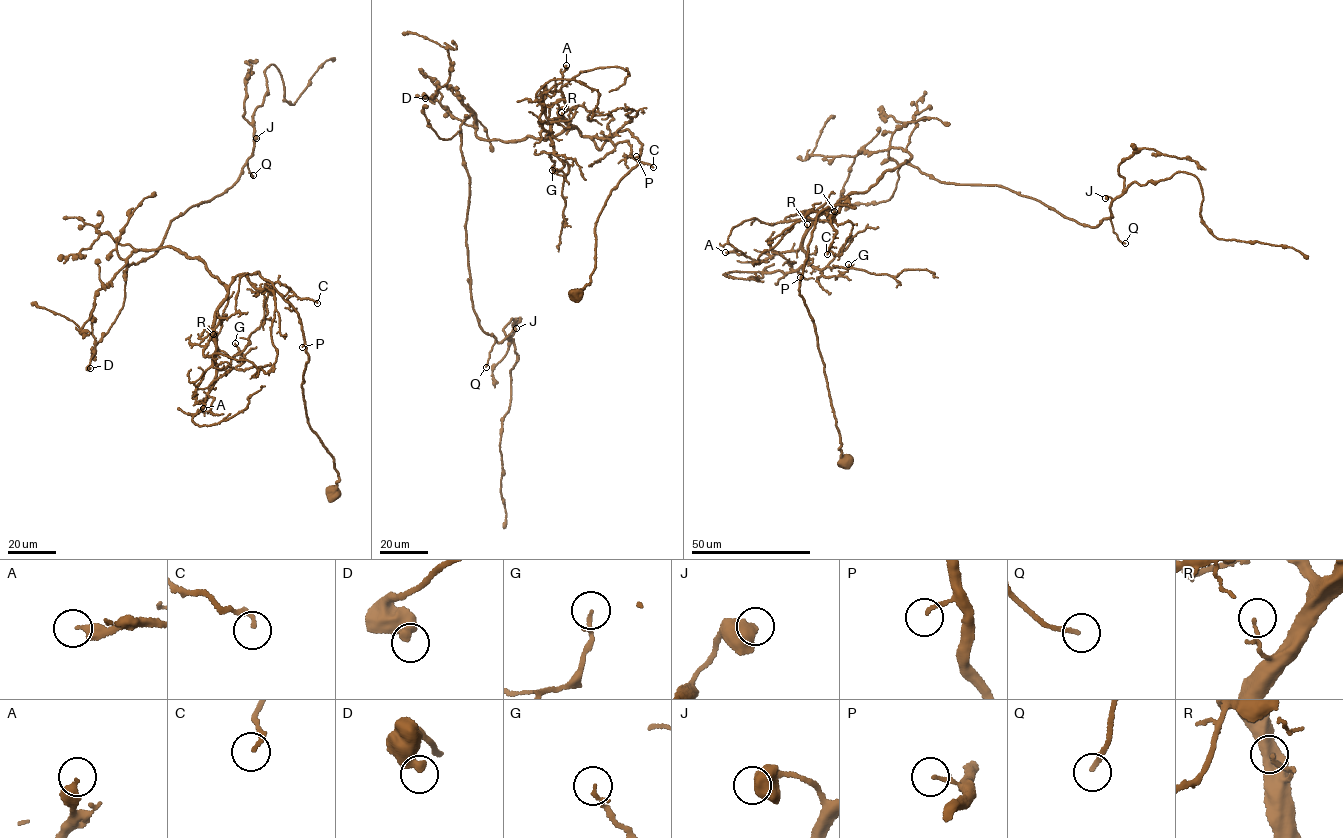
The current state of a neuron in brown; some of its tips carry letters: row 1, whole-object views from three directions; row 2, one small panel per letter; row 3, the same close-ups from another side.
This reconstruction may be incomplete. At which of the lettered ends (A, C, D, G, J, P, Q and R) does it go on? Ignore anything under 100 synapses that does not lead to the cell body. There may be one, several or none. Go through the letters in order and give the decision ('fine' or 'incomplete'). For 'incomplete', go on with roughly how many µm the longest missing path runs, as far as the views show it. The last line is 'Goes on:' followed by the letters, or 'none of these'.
A: fine
C: fine
D: fine
G: fine
J: fine
P: fine
Q: fine
R: fine
Goes on: none of these

